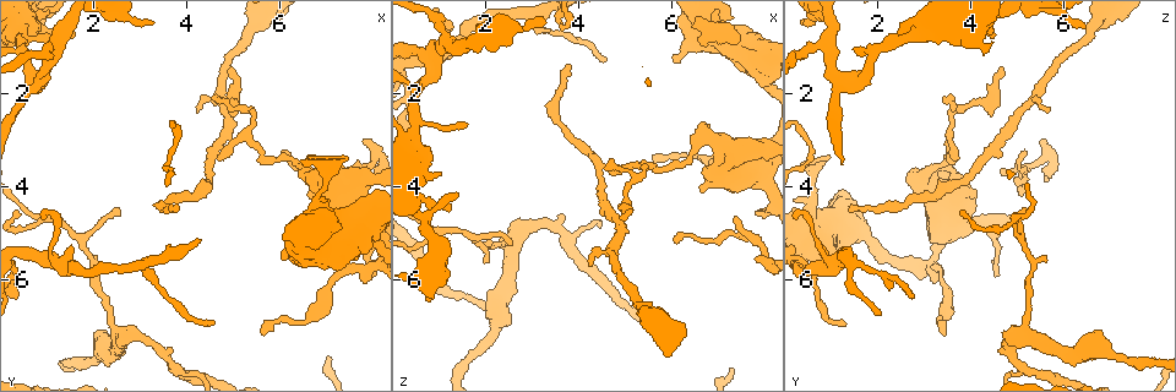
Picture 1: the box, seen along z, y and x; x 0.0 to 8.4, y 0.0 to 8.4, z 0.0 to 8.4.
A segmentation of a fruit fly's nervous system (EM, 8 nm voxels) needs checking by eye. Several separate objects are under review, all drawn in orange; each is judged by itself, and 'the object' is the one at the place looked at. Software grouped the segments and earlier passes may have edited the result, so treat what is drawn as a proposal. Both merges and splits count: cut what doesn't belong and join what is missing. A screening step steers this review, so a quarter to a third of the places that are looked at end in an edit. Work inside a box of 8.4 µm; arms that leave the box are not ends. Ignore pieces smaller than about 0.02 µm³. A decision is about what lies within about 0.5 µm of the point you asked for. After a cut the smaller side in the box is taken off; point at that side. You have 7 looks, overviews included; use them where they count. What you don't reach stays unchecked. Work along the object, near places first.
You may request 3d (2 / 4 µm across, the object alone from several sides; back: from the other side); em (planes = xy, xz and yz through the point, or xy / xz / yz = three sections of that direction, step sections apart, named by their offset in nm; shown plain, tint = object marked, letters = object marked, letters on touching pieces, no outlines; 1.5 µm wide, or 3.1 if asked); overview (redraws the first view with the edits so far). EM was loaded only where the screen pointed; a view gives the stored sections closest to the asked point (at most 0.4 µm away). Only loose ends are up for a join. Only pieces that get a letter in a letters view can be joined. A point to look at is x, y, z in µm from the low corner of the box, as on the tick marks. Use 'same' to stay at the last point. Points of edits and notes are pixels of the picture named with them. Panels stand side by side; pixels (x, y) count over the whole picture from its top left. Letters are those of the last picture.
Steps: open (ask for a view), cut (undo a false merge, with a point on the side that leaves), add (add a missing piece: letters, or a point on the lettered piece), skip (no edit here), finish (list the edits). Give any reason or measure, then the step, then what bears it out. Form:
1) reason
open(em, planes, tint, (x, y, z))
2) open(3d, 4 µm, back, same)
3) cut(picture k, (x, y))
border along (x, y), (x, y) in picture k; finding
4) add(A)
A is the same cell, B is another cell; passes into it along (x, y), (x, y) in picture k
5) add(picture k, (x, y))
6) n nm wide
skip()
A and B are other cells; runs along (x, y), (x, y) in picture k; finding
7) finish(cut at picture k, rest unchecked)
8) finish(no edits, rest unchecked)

an open end
open(3d, 2 µm, (0.75, 0.60, 6.45))

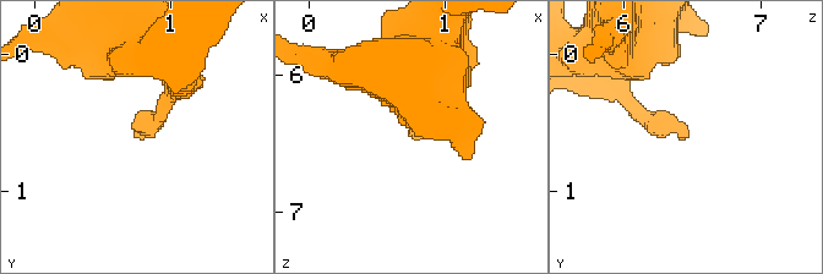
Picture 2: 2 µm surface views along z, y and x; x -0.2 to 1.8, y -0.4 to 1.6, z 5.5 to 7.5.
need the tissue
open(em, xz, step 4, letters, (0.72, 0.62, 6.46))

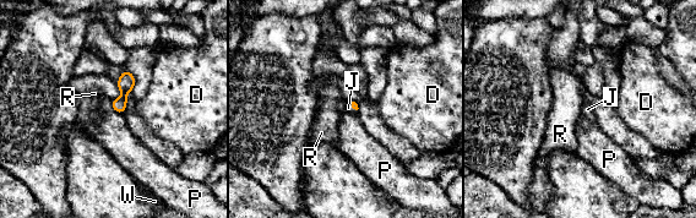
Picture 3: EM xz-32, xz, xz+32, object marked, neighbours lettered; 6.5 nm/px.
open(em, planes, letters, same)

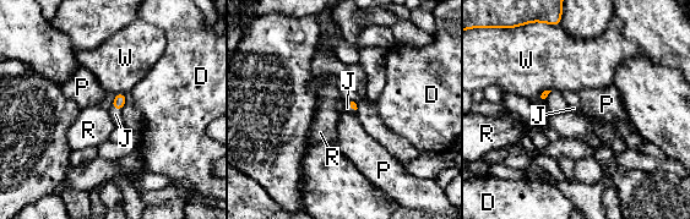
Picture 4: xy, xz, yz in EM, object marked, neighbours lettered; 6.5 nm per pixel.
add(J)
J is the same cell, D, P, R and W are other cells; it goes on there

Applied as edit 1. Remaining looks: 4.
tapers out
open(em, yz, step 4, letters, (3.85, 4.45, 1.45))

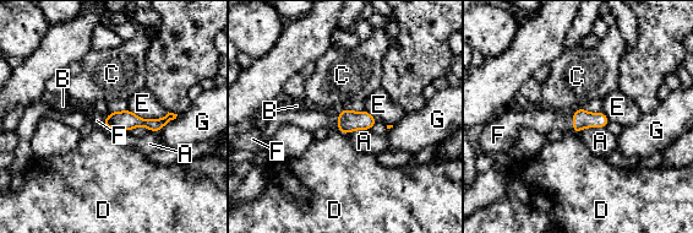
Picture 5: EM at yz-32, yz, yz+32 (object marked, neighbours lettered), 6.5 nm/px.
E touches over 280 nm
add(F)
F is the same cell, A, B, C, D, E and G are other cells; passes into it along (582, 119), (573, 122), (543, 119) in picture 5; it goes on there

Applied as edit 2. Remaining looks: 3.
see it whole again
open(overview)

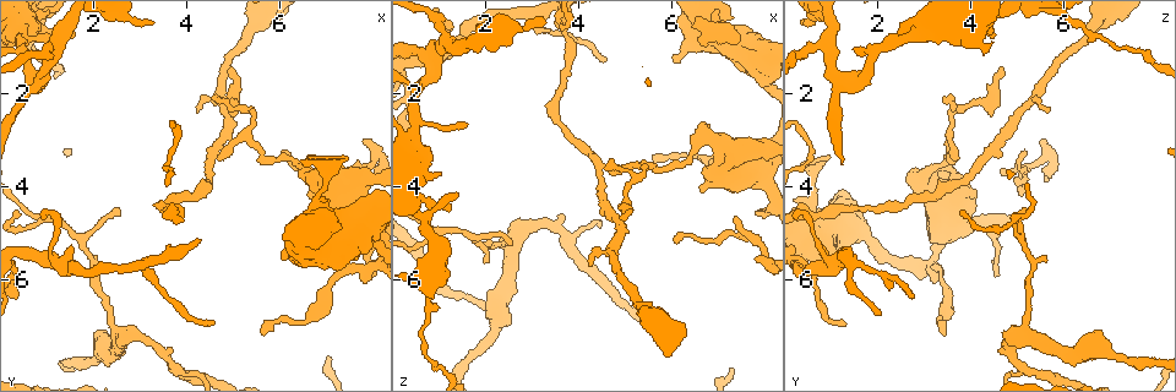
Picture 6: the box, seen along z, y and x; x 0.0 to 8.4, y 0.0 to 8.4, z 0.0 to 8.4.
thin end
open(em, xy, step 8, letters, (2.60, 4.60, 5.20))

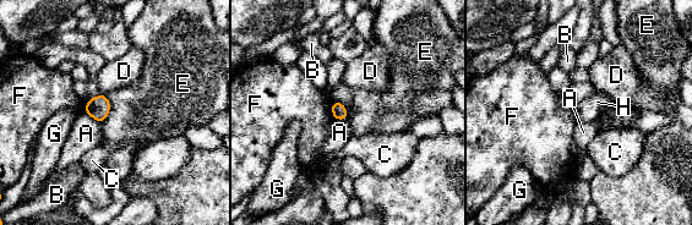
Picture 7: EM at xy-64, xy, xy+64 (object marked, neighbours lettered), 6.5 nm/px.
E touches over 190 nm
skip()
A, B, C, D, E, F, G and H are other cells; border along (107, 95), (109, 113), (101, 122) in picture 7; no lettered piece goes on from it

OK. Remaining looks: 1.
finish(add at picture 4, add at picture 5, rest unchecked)

